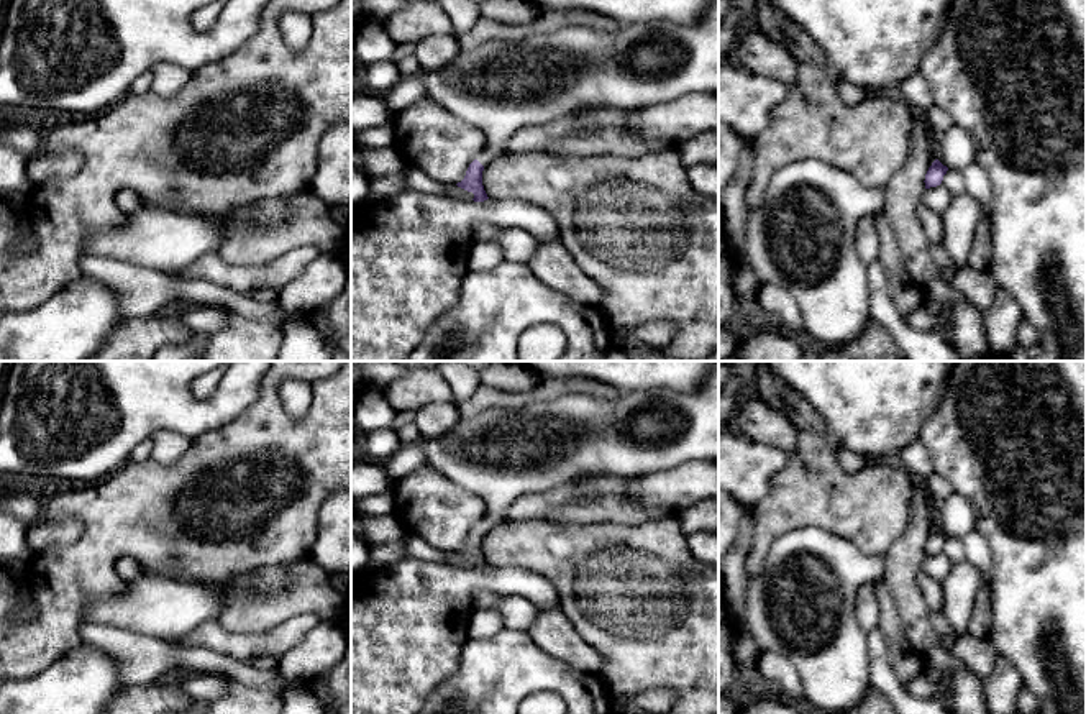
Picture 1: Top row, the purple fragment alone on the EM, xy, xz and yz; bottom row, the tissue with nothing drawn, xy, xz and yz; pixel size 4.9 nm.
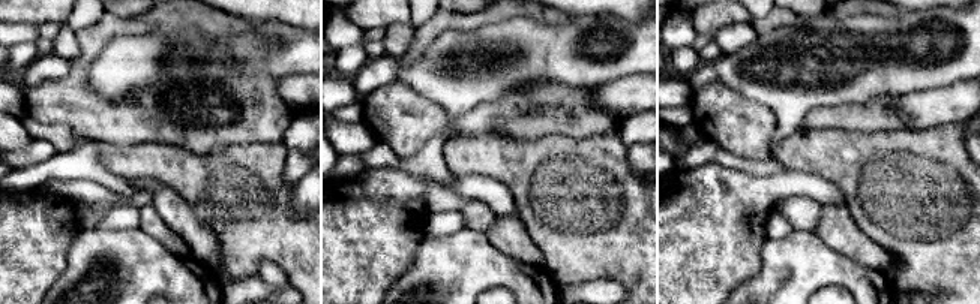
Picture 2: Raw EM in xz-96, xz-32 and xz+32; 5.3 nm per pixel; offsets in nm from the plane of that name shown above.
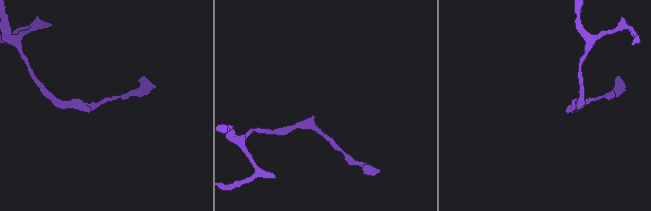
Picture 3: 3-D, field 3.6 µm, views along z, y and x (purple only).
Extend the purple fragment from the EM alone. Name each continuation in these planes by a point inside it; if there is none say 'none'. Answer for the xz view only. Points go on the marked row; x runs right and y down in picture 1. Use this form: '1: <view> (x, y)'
1: xz (501, 87)

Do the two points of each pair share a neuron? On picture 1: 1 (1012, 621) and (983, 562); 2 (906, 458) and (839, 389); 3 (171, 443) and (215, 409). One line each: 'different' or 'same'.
1: different
2: different
3: different

